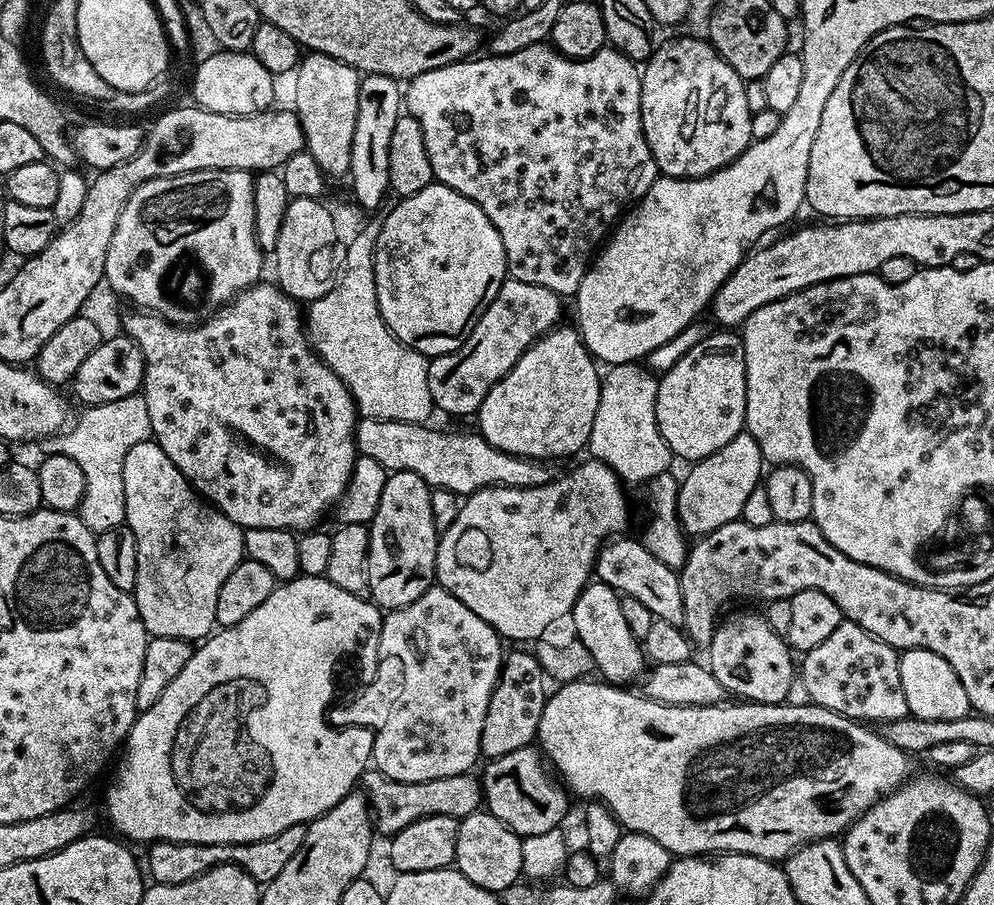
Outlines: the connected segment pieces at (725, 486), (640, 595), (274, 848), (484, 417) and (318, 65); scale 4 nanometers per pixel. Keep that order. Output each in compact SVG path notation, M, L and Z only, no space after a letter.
M745 430L730 438L722 450L714 450L714 454L695 461L689 468L692 469L685 474L684 480L682 476L679 481L676 512L685 533L689 537L699 538L718 530L718 526L726 526L731 520L740 519L742 505L746 498L750 498L750 490L761 487L766 461L756 439Z
M613 538L601 548L596 556L595 579L599 583L609 584L621 596L638 598L638 602L642 602L642 606L646 606L646 610L650 610L655 619L683 625L684 607L677 569L662 566L662 562L658 562L658 558L654 558L654 554L650 554L650 550L646 550L639 539L624 539Z
M299 824L298 826L286 826L282 834L274 834L265 840L249 844L187 844L186 842L158 840L155 844L147 845L146 872L155 883L177 884L178 882L190 882L190 878L200 876L206 870L219 864L233 864L246 870L250 878L254 878L257 884L263 886L268 881L278 878L282 866L286 866L286 862L290 862L290 858L298 854L298 849L302 847L305 838L306 827Z
M557 326L535 340L522 358L514 362L512 369L492 387L490 394L486 394L478 413L478 431L490 446L522 458L556 462L559 456L572 456L587 445L598 411L602 372L581 340L579 331L575 327L564 327Z
M309 51L301 55L294 79L294 111L300 117L306 151L314 158L314 162L318 162L325 177L347 177L350 170L350 146L354 142L354 125L358 122L358 86L362 79L361 73L338 58L330 58L330 54Z

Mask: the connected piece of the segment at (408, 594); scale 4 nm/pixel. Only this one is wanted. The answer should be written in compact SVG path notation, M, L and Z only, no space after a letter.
M393 472L382 489L378 514L368 525L368 592L377 608L391 610L418 602L436 584L438 533L430 514L432 489L418 474Z

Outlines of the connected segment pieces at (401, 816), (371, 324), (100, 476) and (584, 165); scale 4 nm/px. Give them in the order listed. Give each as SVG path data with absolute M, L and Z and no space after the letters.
M369 770L362 777L362 791L368 798L369 808L372 809L373 829L385 838L398 835L402 830L406 830L406 826L410 826L410 822L418 822L418 818L452 816L460 821L463 816L474 814L481 807L484 798L481 777L472 772L450 774L450 778L430 778L430 782L394 782L388 780L386 774Z
M380 214L371 215L372 217L360 230L360 232L352 239L348 240L346 244L346 254L344 260L344 267L340 274L340 279L335 283L334 287L318 300L311 301L309 305L309 312L306 312L306 331L309 335L309 343L319 354L319 356L330 365L331 369L343 380L343 384L350 389L352 398L357 406L357 413L365 419L374 420L388 420L388 421L404 421L410 422L411 424L425 423L429 418L431 412L434 412L435 404L430 398L429 388L429 359L422 355L421 352L413 350L402 343L393 334L392 331L385 324L385 320L381 316L381 311L378 310L377 302L377 286L374 283L374 254L376 253L378 235L381 233L382 222L384 216Z
M137 394L118 398L118 402L93 404L83 411L76 425L74 420L67 430L47 437L46 448L48 452L61 452L66 454L66 458L74 458L74 462L78 462L86 480L86 494L82 494L78 515L90 531L99 534L125 523L126 490L122 486L122 466L126 462L126 454L130 454L138 442L152 436L150 410L146 410L146 398Z
M548 42L526 46L526 50L518 50L518 54L483 55L459 60L450 66L438 66L438 70L426 70L426 74L412 77L402 92L403 107L407 115L416 119L418 126L422 126L422 138L426 138L426 154L430 154L433 177L439 183L450 186L450 190L458 190L458 194L470 198L470 202L478 205L498 230L502 246L506 250L509 277L518 282L530 282L534 286L546 286L546 290L554 290L562 298L575 297L582 278L588 272L588 265L594 259L594 253L601 247L610 229L621 219L625 209L644 199L650 186L658 178L654 154L650 154L650 146L642 130L641 69L637 61L622 55L611 46L598 49L585 60L572 60L569 56L562 55Z

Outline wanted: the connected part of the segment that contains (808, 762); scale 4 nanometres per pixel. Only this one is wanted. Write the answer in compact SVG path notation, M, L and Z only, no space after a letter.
M583 678L575 680L572 683L561 683L556 689L557 692L547 697L544 702L544 713L540 719L540 725L536 731L539 747L542 749L543 755L546 757L547 763L554 769L555 775L562 778L562 783L573 797L581 796L584 802L599 802L608 807L616 816L616 821L619 822L621 829L629 832L637 832L644 834L649 838L654 838L654 841L660 842L662 846L668 850L673 857L681 856L708 856L709 854L731 854L740 852L744 856L757 856L763 860L771 860L773 862L783 862L788 859L792 853L796 852L803 844L813 844L816 840L830 840L833 838L843 837L849 826L862 814L866 814L866 810L870 810L870 806L874 806L877 800L880 800L888 793L899 788L905 780L909 779L910 773L913 771L909 753L898 750L898 746L890 746L890 742L879 732L871 732L871 727L865 726L859 720L851 720L848 716L843 716L837 712L826 710L822 706L811 702L803 702L804 704L792 704L793 702L785 702L783 704L754 704L751 702L725 702L722 704L711 704L710 706L670 706L663 704L657 700L650 700L647 696L639 691L628 692L627 687L601 682L596 678Z

